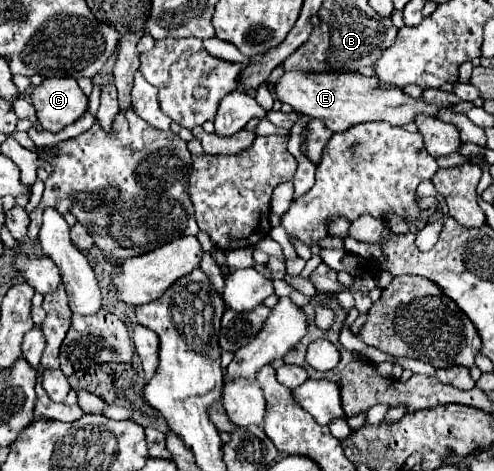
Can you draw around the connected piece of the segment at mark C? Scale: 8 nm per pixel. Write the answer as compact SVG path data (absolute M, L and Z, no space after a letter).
M74 77L44 79L42 85L32 89L30 99L38 123L44 131L52 133L74 123L88 109L88 97L82 93Z

